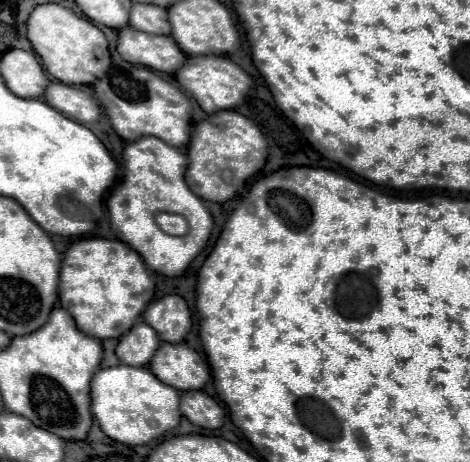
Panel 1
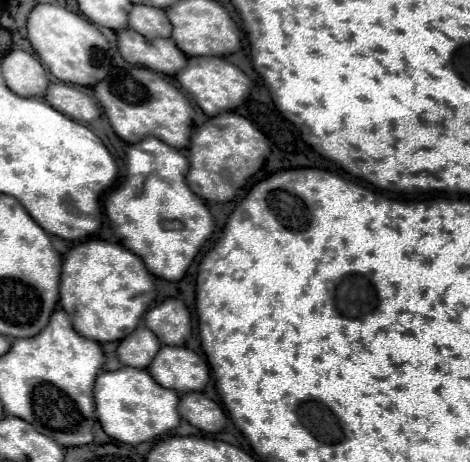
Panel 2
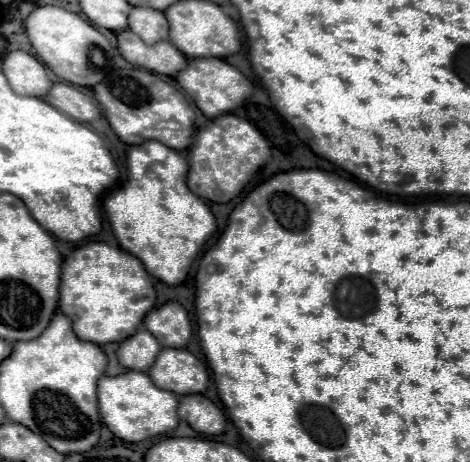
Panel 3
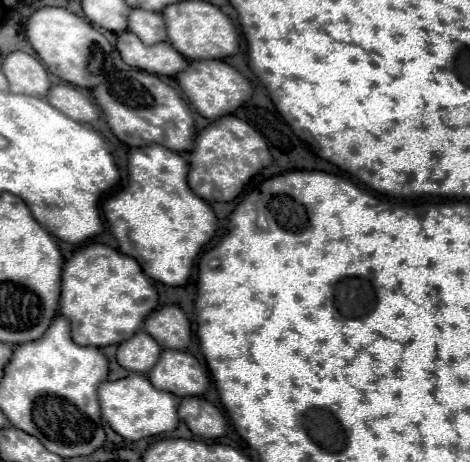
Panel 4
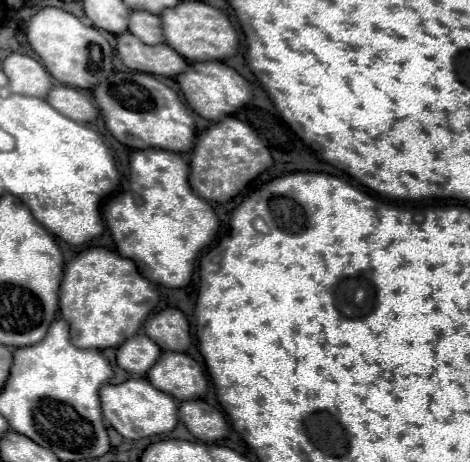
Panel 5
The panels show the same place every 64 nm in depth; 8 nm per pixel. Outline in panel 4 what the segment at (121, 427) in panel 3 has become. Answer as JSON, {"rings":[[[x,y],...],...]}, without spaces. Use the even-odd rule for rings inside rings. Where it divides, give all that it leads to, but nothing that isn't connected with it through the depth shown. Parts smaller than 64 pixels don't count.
{"rings":[[[130,374],[116,382],[104,380],[98,388],[98,398],[102,408],[102,418],[112,426],[114,432],[118,432],[126,440],[142,440],[148,436],[172,432],[178,426],[176,396],[152,388],[150,380],[144,374]]]}

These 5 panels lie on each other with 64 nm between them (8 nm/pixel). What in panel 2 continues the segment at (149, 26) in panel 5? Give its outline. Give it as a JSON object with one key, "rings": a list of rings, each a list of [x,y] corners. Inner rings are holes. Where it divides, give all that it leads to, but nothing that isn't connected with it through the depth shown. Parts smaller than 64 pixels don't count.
{"rings":[[[136,4],[132,8],[130,18],[128,18],[128,26],[148,40],[170,38],[170,30],[172,30],[164,10],[148,8],[148,6],[140,6],[140,4]]]}

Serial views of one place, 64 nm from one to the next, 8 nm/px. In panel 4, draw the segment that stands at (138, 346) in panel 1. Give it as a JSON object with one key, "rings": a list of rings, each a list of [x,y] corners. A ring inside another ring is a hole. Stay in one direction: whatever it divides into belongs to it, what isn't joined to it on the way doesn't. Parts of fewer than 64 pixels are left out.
{"rings":[[[136,332],[118,346],[118,364],[126,370],[146,374],[160,356],[160,346],[146,332]]]}

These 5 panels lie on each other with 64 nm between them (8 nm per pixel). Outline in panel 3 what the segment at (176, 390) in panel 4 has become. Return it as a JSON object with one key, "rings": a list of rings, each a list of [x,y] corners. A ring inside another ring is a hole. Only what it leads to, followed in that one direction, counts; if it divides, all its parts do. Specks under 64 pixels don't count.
{"rings":[[[162,348],[150,378],[158,388],[174,394],[202,394],[208,386],[208,368],[188,350]]]}

